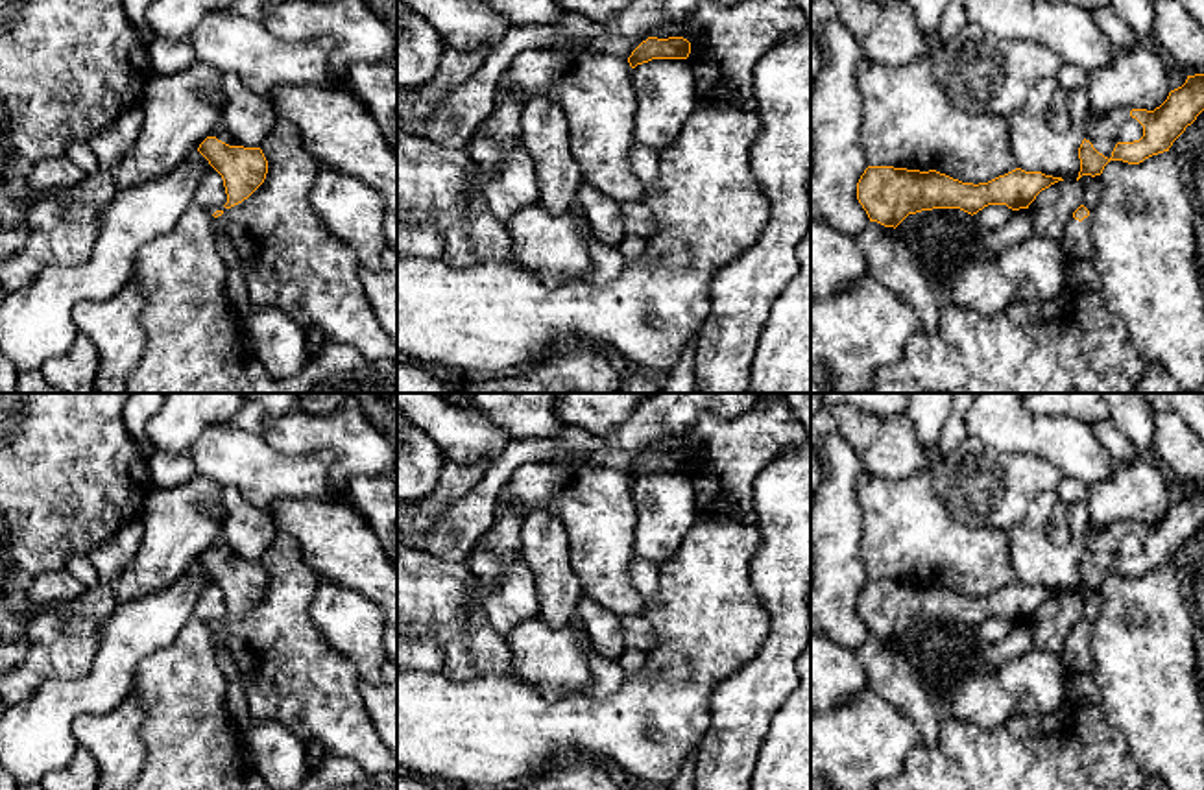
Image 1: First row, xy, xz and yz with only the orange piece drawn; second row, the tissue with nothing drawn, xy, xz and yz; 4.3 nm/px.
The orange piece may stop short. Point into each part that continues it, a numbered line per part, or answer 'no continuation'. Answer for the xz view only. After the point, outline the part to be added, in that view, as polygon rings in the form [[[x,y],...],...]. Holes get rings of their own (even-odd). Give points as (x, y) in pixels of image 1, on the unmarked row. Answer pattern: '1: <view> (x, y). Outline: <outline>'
no continuation

